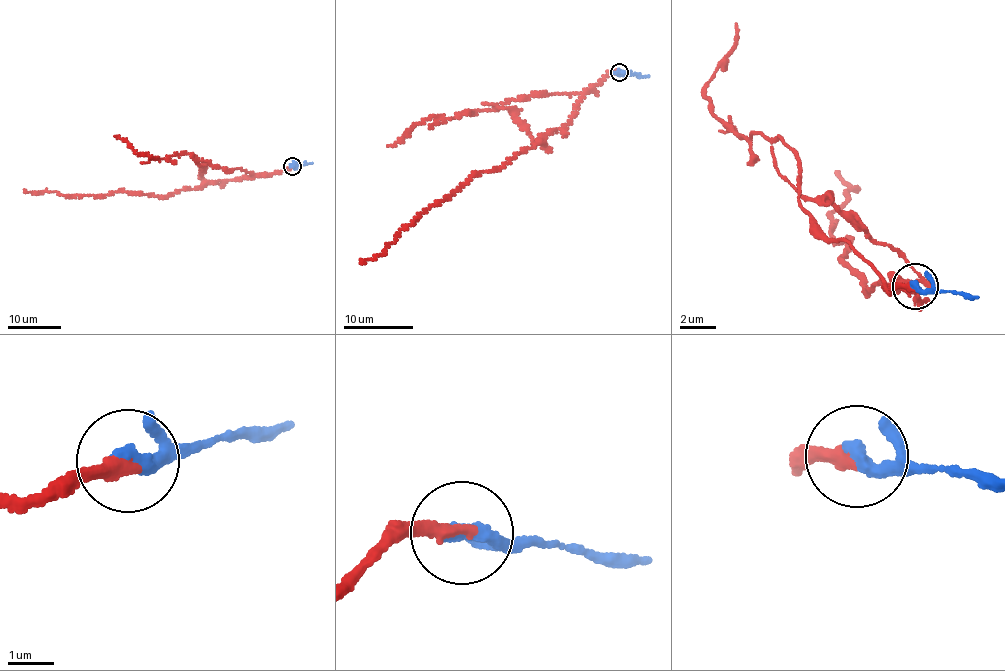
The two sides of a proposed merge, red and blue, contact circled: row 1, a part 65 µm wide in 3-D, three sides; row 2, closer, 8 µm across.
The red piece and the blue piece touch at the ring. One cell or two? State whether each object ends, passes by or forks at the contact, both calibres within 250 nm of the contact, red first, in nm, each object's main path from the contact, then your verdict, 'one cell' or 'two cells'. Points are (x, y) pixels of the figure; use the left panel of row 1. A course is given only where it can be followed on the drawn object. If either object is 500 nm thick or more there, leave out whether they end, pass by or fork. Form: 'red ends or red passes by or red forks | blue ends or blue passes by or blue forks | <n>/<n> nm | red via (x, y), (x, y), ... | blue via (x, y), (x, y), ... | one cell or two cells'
red ends | blue ends | 280/400 nm | red via (293, 166), (274, 174), (209, 182), (163, 196), (118, 191), (107, 195), (70, 197), (56, 192), (24, 190) | blue via (293, 166), (311, 162) | two cells

